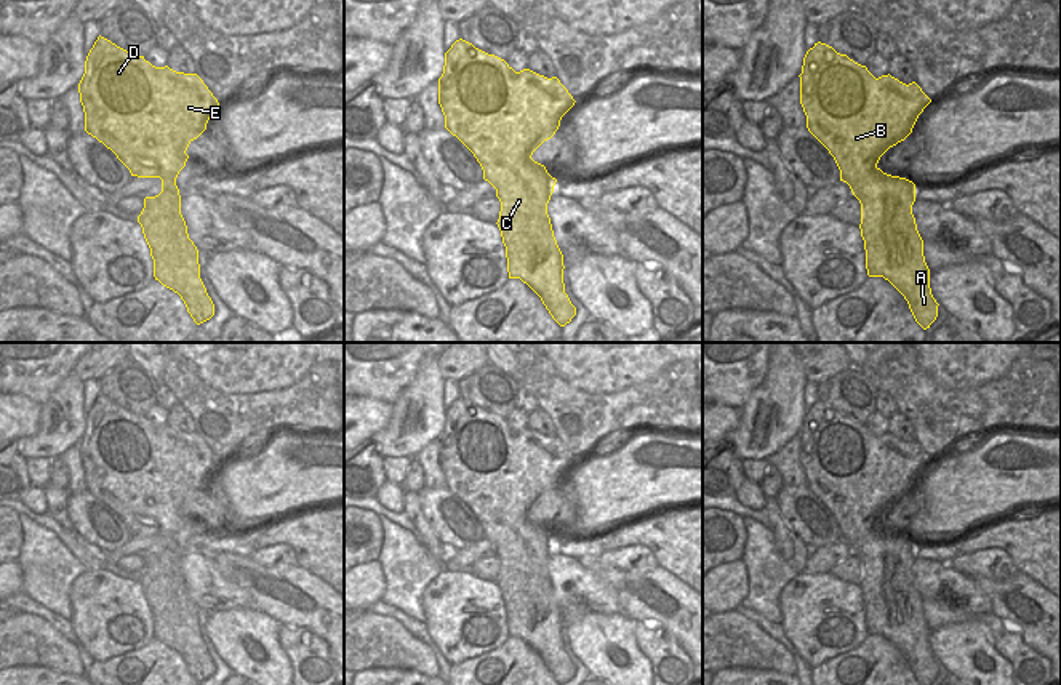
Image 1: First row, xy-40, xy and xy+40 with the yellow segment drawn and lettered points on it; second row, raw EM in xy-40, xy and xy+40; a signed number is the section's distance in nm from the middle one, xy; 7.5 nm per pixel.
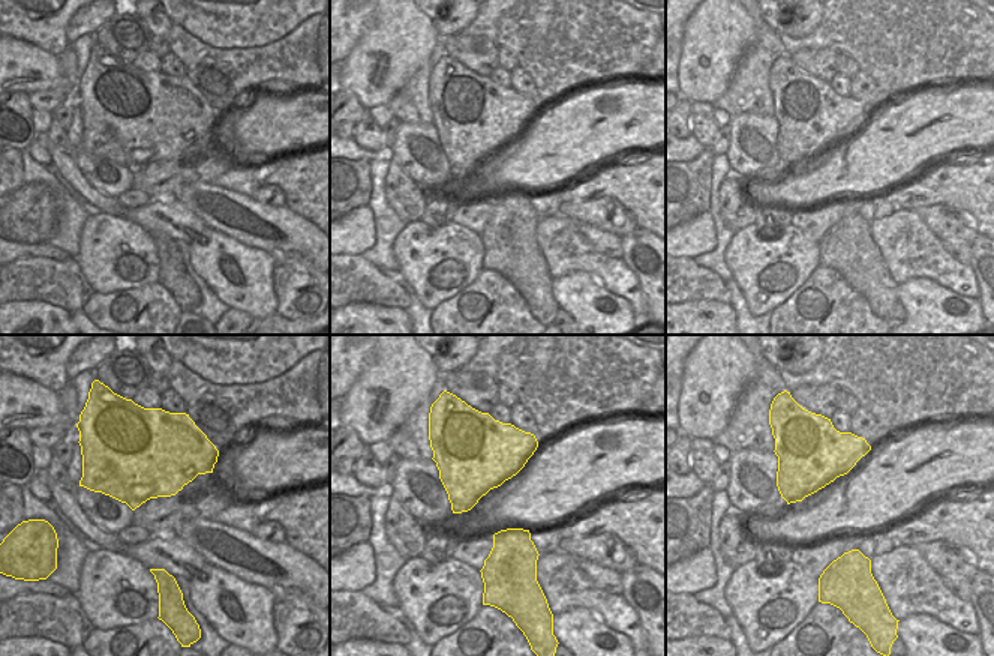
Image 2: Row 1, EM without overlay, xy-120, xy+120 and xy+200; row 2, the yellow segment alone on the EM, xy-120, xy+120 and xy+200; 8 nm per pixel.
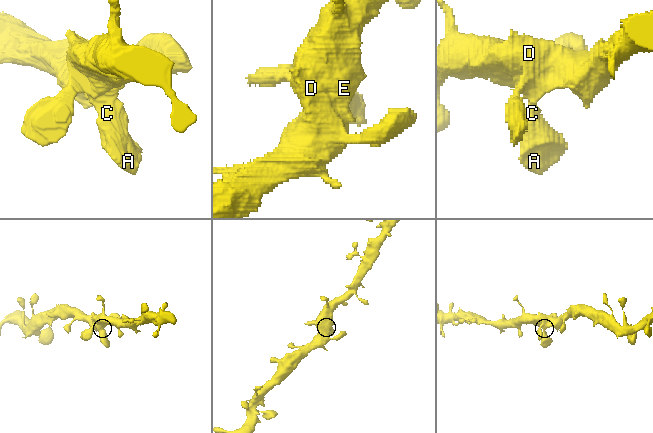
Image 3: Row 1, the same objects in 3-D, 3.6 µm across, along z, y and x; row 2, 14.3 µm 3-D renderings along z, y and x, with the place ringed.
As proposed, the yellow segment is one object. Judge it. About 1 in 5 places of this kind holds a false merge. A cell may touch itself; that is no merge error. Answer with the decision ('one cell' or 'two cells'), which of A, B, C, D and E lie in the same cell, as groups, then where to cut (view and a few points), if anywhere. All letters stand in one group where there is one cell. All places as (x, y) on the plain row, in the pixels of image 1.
one cell; A B C D E; no cut

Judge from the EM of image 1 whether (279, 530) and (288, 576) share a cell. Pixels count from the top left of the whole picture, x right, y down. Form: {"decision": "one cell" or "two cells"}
{"decision": "two cells"}

